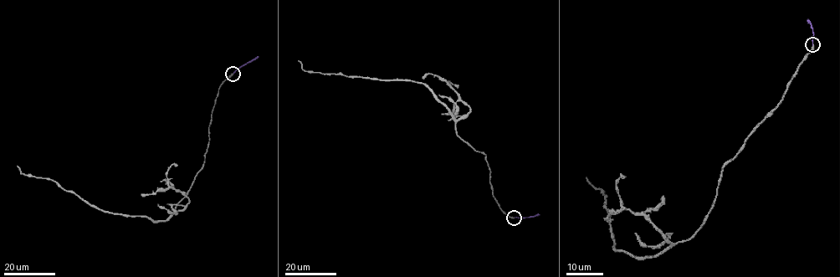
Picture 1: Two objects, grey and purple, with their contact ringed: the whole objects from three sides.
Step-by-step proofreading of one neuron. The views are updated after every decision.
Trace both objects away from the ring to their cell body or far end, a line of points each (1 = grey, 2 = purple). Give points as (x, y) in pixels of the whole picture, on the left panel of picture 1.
1: (233, 74), (221, 85), (212, 114), (202, 168), (166, 220), (104, 212), (51, 180), (21, 173), (17, 166)
2: (233, 74), (258, 56)

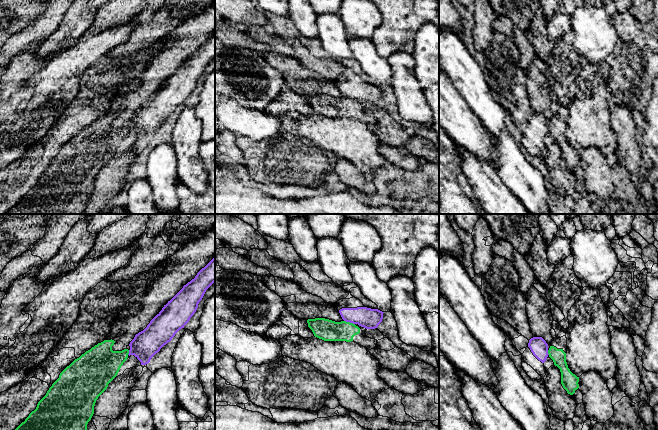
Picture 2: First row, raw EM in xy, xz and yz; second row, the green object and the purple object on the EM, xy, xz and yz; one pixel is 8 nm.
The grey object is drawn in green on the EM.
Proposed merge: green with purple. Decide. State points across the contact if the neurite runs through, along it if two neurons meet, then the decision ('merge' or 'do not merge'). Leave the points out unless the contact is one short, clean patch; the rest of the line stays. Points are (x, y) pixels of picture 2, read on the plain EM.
border along xz (344, 96), (354, 100); do not merge

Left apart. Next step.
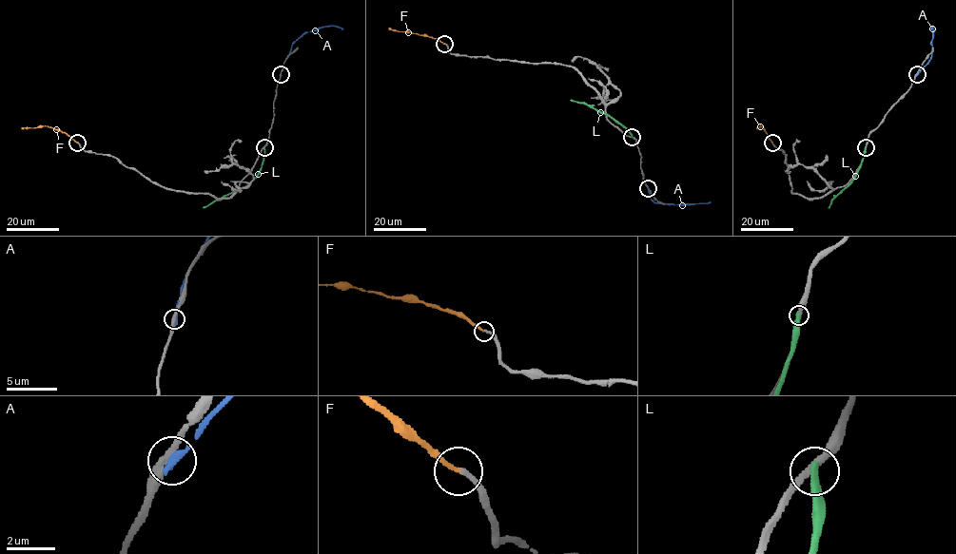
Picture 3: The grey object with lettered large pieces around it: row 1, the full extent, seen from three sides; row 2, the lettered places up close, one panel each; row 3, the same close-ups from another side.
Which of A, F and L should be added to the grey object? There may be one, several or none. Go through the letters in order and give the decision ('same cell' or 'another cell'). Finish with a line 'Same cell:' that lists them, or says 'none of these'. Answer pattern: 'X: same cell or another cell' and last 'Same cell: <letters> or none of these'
A: another cell
F: same cell
L: another cell
Same cell: F

